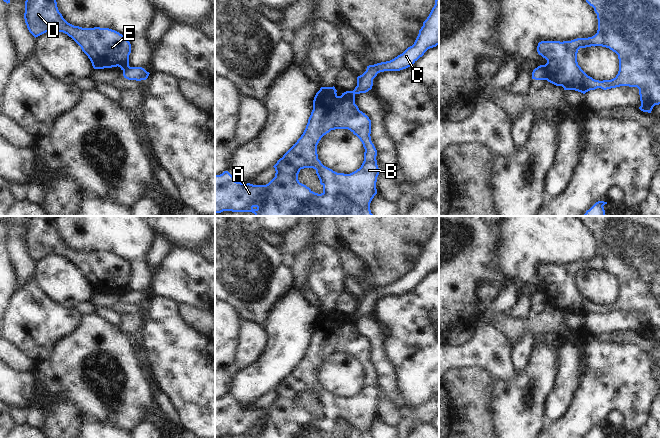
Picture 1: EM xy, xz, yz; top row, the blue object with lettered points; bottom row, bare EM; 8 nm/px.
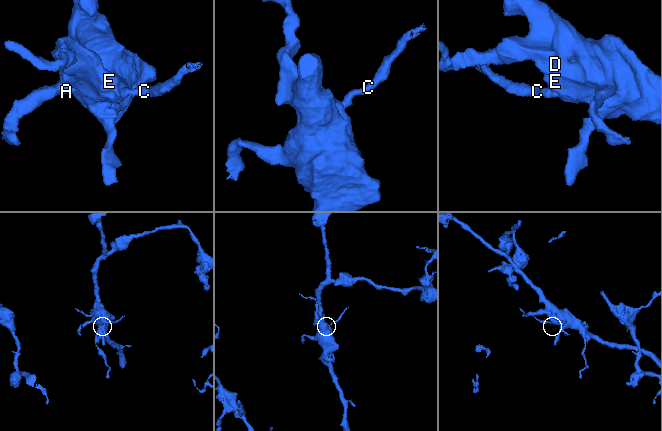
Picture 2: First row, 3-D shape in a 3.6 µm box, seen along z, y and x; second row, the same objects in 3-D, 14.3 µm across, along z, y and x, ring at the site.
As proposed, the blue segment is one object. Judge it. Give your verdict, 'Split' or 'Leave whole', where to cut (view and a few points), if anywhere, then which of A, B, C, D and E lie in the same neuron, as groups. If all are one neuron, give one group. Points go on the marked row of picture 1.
Split. Split along yz (538, 66), (546, 71), (546, 79). Groups: A B D E / C.

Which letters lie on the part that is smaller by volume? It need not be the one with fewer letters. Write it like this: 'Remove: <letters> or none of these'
Remove: C

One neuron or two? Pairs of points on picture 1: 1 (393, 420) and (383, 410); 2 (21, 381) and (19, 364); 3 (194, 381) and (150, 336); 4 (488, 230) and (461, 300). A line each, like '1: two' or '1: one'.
1: one
2: two
3: one
4: one

